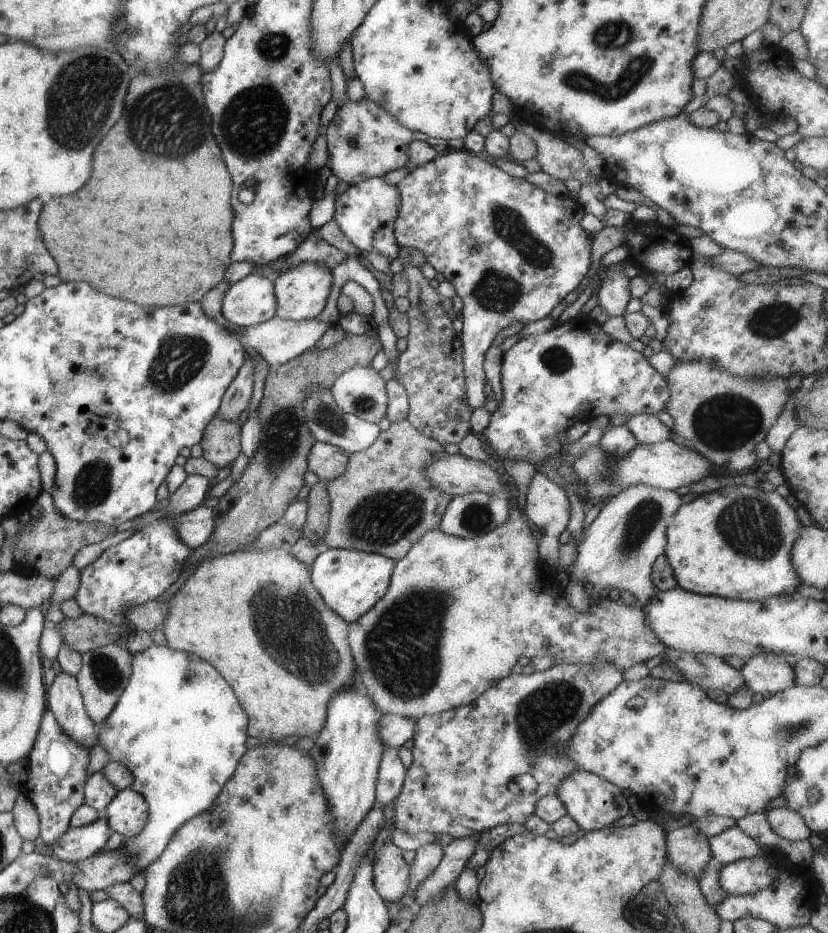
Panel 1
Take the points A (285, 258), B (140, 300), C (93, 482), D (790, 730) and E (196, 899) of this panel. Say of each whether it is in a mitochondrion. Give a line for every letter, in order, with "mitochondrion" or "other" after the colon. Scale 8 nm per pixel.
A: other
B: other
C: mitochondrion
D: mitochondrion
E: mitochondrion

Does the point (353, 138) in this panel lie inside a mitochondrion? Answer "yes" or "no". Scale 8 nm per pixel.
yes

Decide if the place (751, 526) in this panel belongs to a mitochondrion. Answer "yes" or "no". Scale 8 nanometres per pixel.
yes

